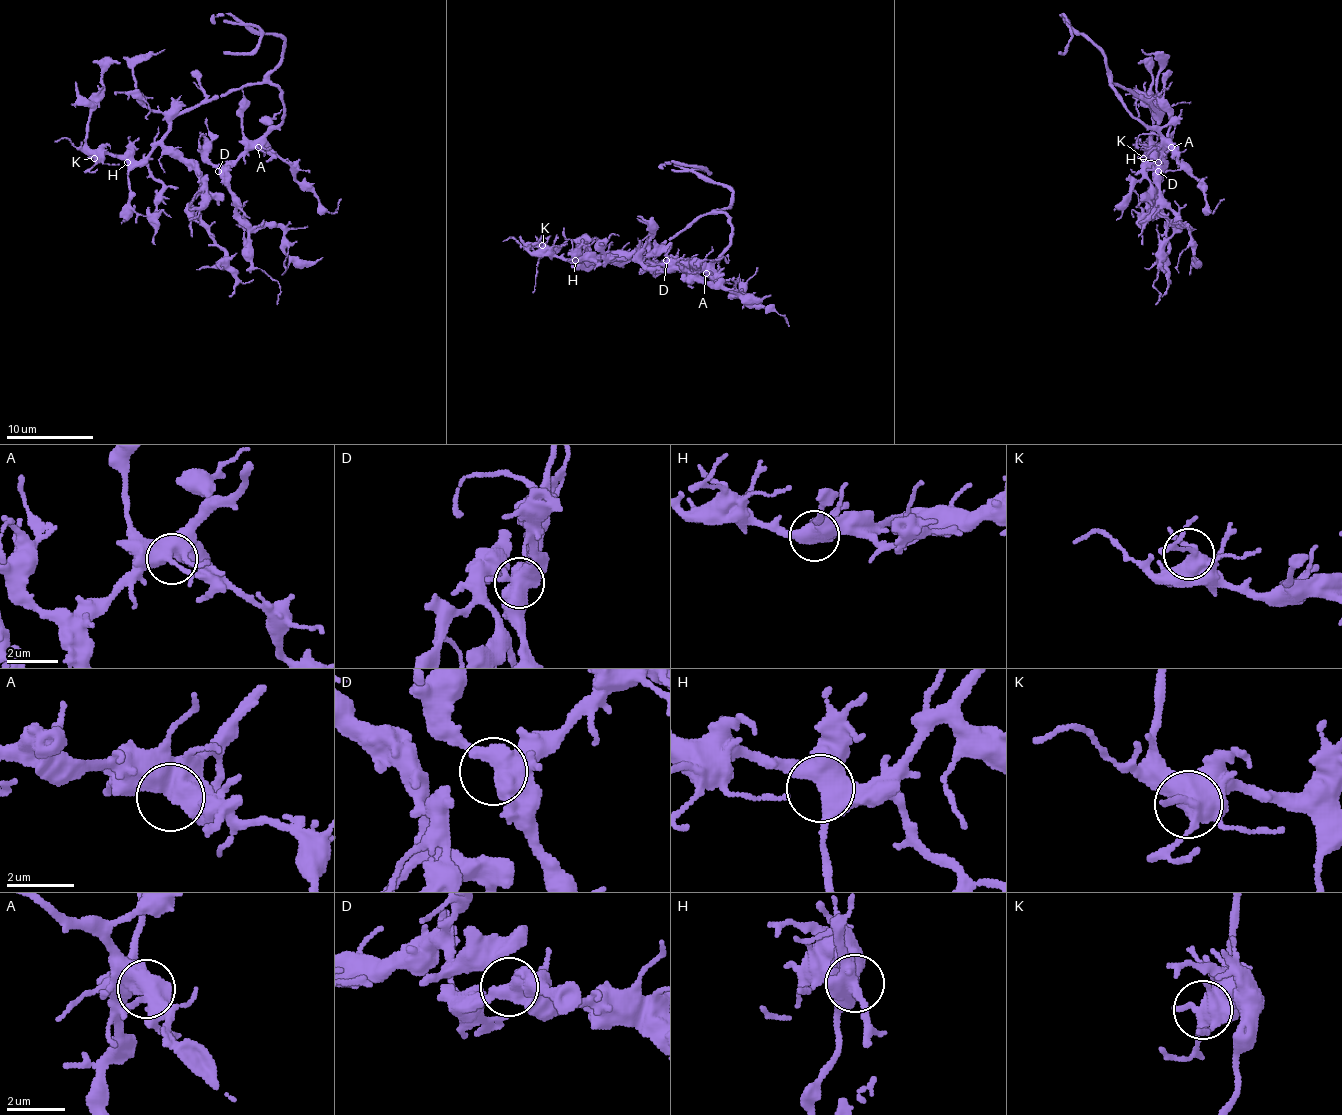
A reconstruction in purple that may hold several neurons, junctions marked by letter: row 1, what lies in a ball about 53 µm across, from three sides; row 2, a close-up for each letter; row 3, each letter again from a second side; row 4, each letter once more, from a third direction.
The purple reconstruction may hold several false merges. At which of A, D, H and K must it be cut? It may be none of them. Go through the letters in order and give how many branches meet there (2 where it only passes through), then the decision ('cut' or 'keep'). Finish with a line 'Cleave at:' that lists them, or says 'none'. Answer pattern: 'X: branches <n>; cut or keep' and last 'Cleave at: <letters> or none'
A: branches 2; keep
D: branches 4; keep
H: branches 4; keep
K: branches 4; keep
Cleave at: none

